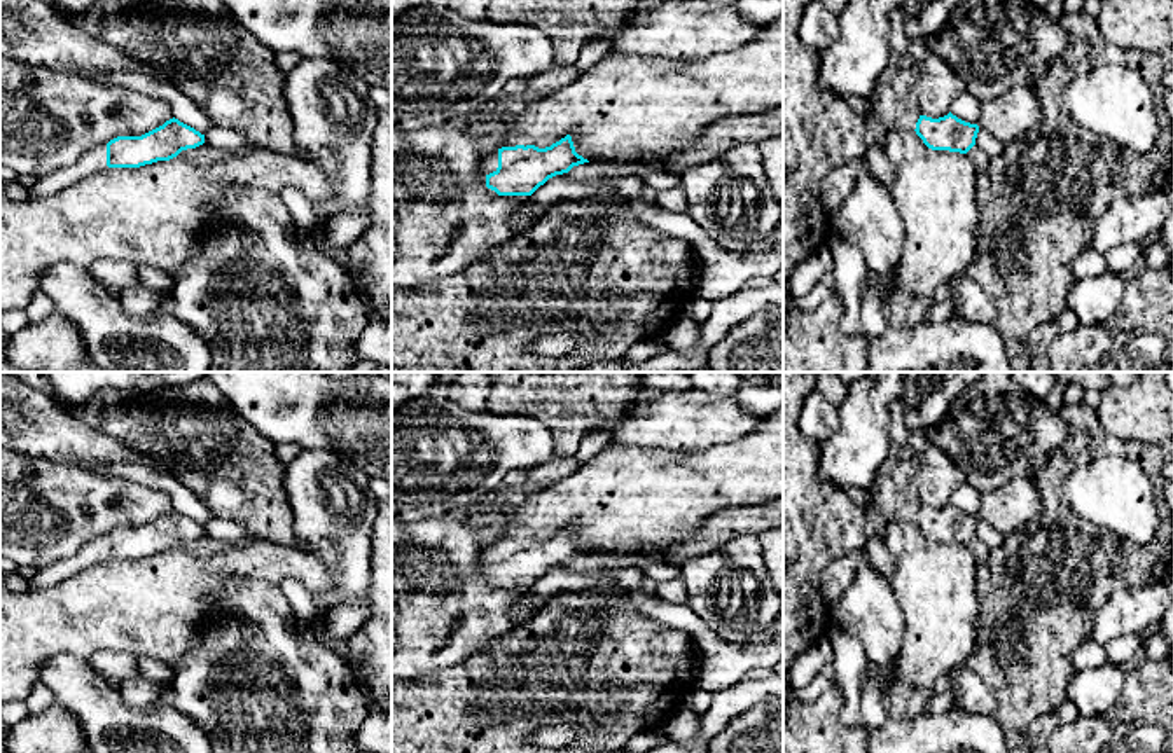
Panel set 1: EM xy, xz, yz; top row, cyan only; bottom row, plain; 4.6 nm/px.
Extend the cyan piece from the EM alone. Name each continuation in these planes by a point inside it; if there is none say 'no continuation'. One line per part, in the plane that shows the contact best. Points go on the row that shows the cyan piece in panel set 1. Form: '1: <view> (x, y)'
1: xz (490, 163)

